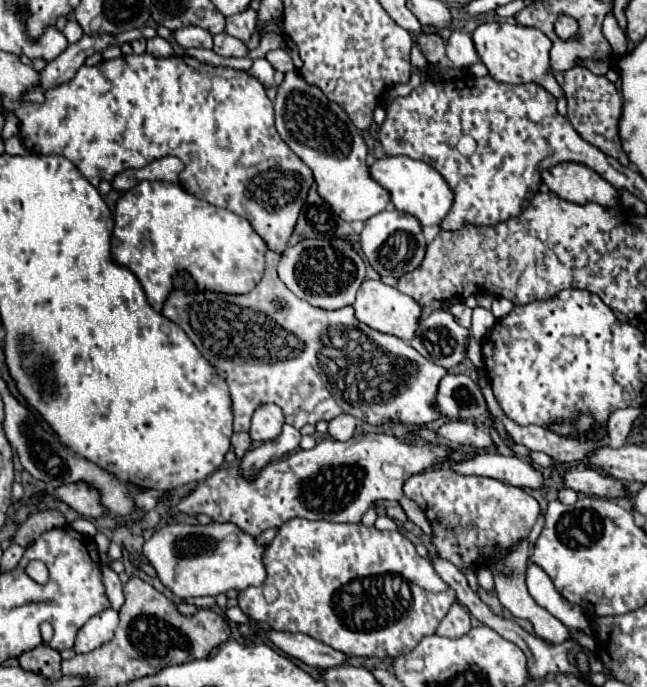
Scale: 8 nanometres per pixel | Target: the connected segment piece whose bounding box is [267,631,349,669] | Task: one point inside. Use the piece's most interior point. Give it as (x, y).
(309, 650)

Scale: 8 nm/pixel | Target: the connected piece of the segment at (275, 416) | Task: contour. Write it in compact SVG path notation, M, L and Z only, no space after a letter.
M261 405L253 413L249 435L253 441L261 441L261 443L273 441L281 433L283 423L285 423L285 419L277 405Z

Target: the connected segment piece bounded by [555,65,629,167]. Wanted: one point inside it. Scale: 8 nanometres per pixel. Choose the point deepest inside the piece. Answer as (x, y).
(593, 104)

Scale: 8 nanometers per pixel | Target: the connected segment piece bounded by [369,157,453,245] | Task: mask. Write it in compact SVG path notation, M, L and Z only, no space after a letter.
M383 157L377 159L369 167L369 175L373 181L377 181L383 189L389 191L391 203L397 211L411 213L421 223L422 232L429 245L440 231L439 221L447 215L447 209L451 209L453 193L447 181L427 163L415 161L411 157Z

